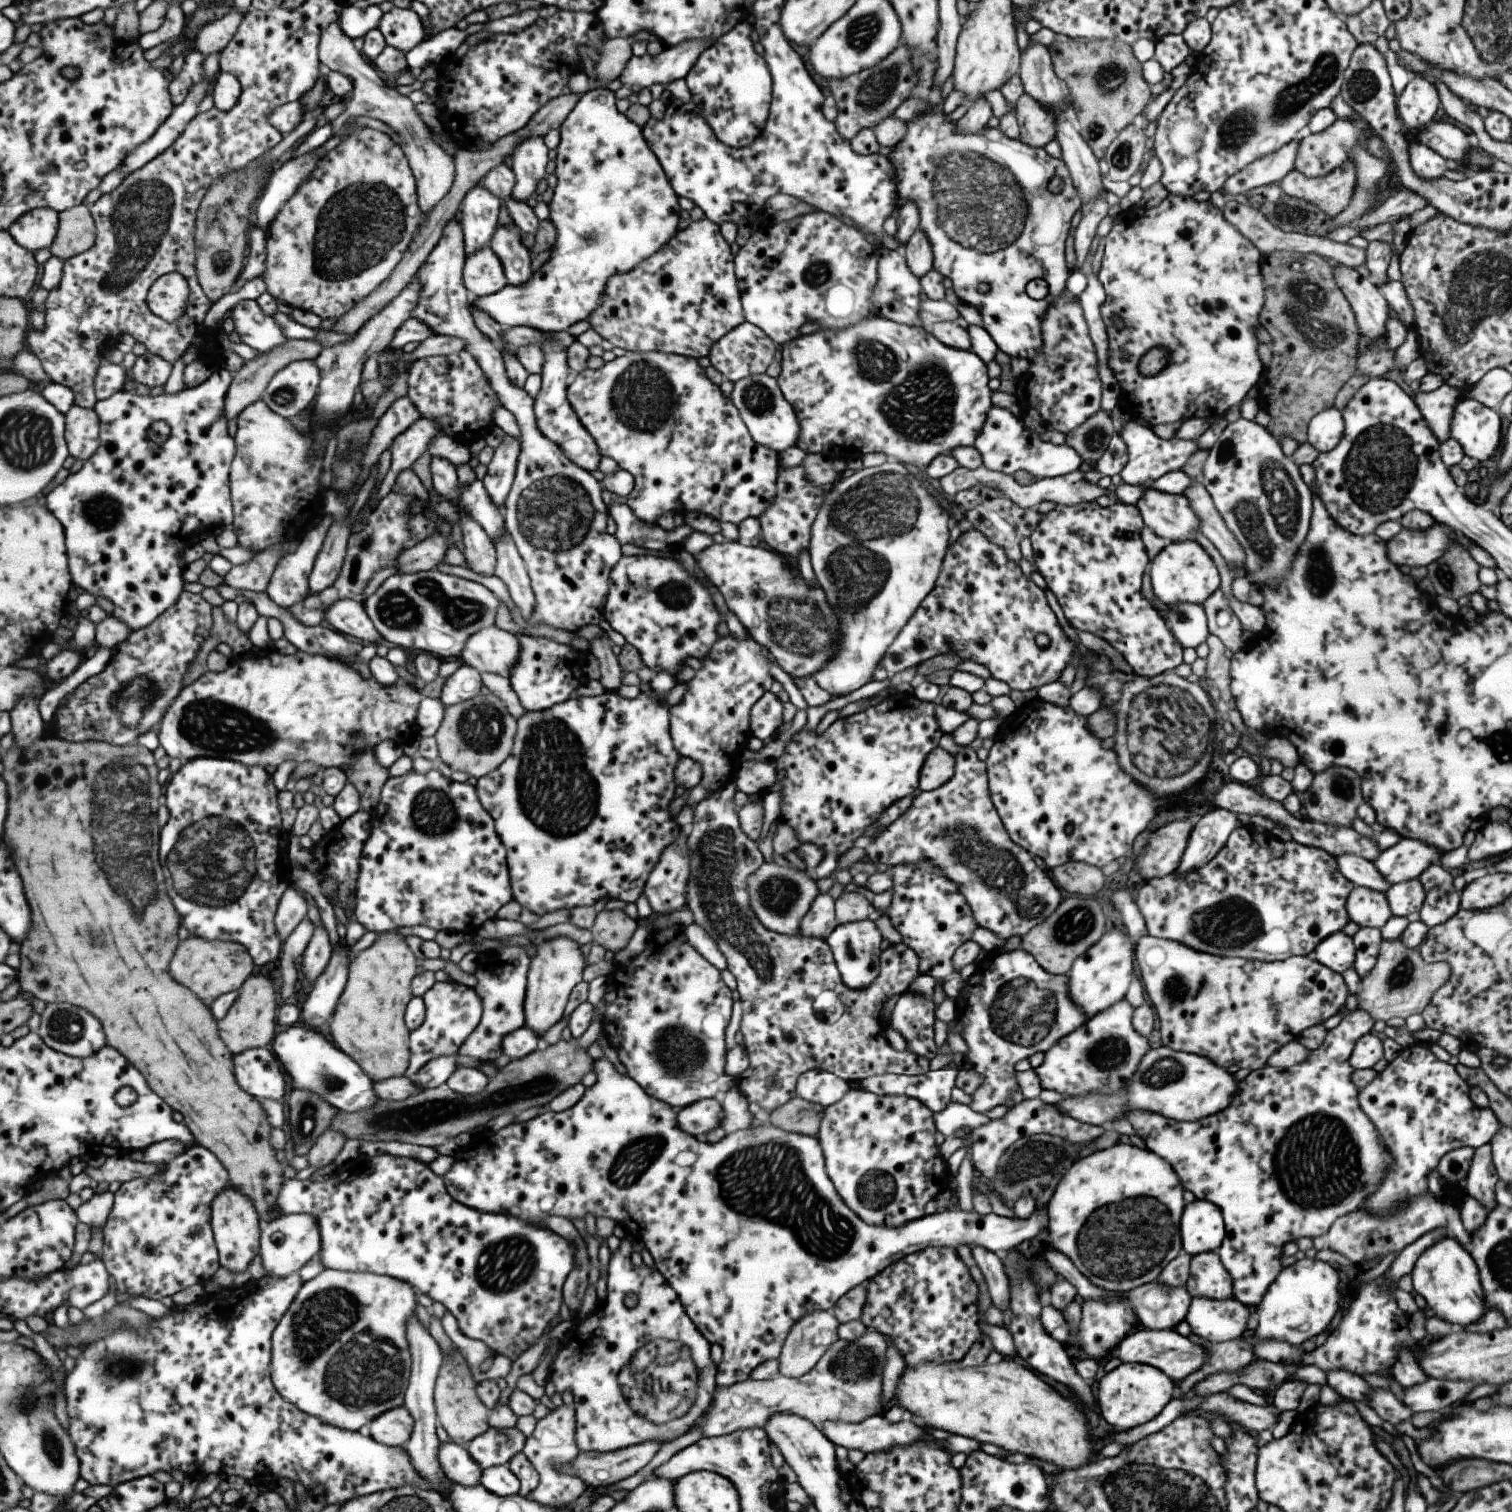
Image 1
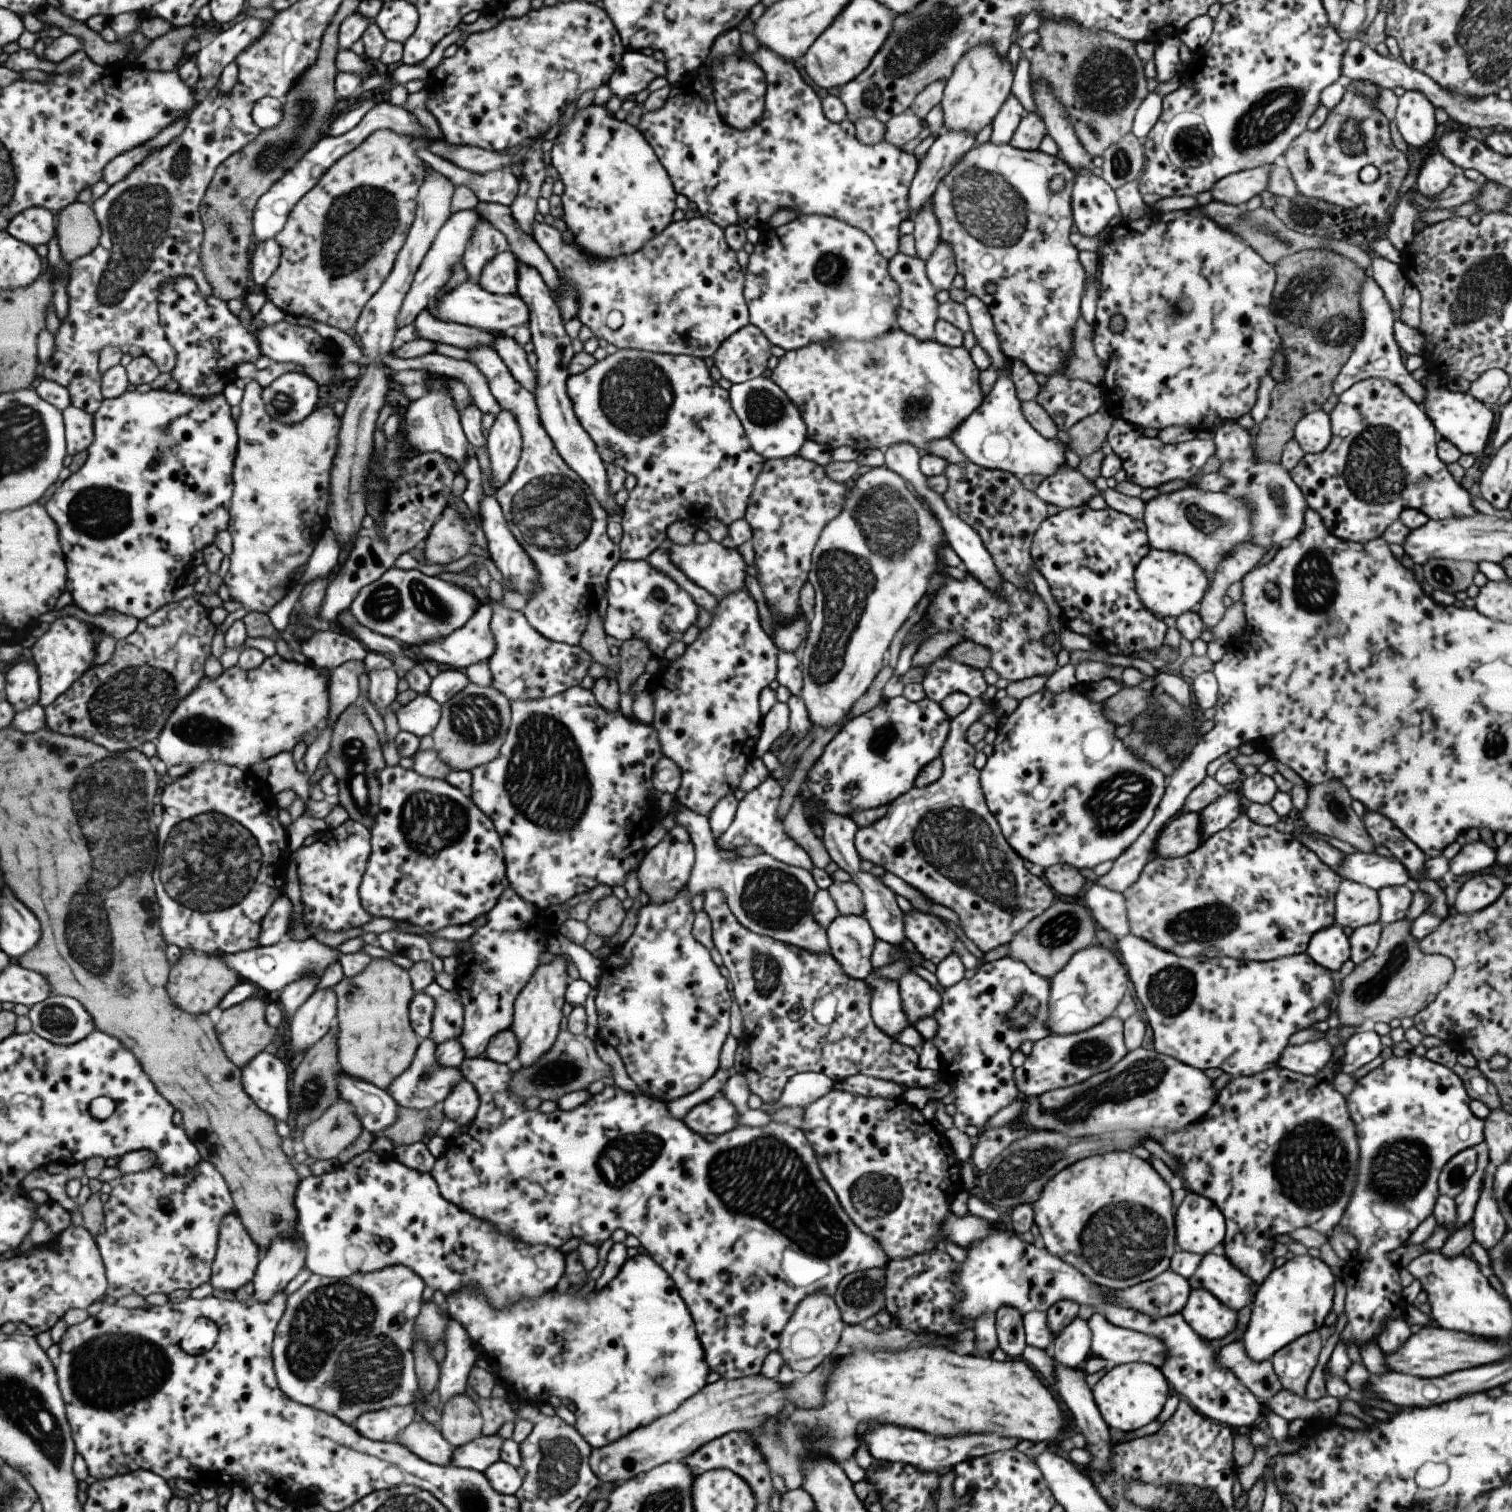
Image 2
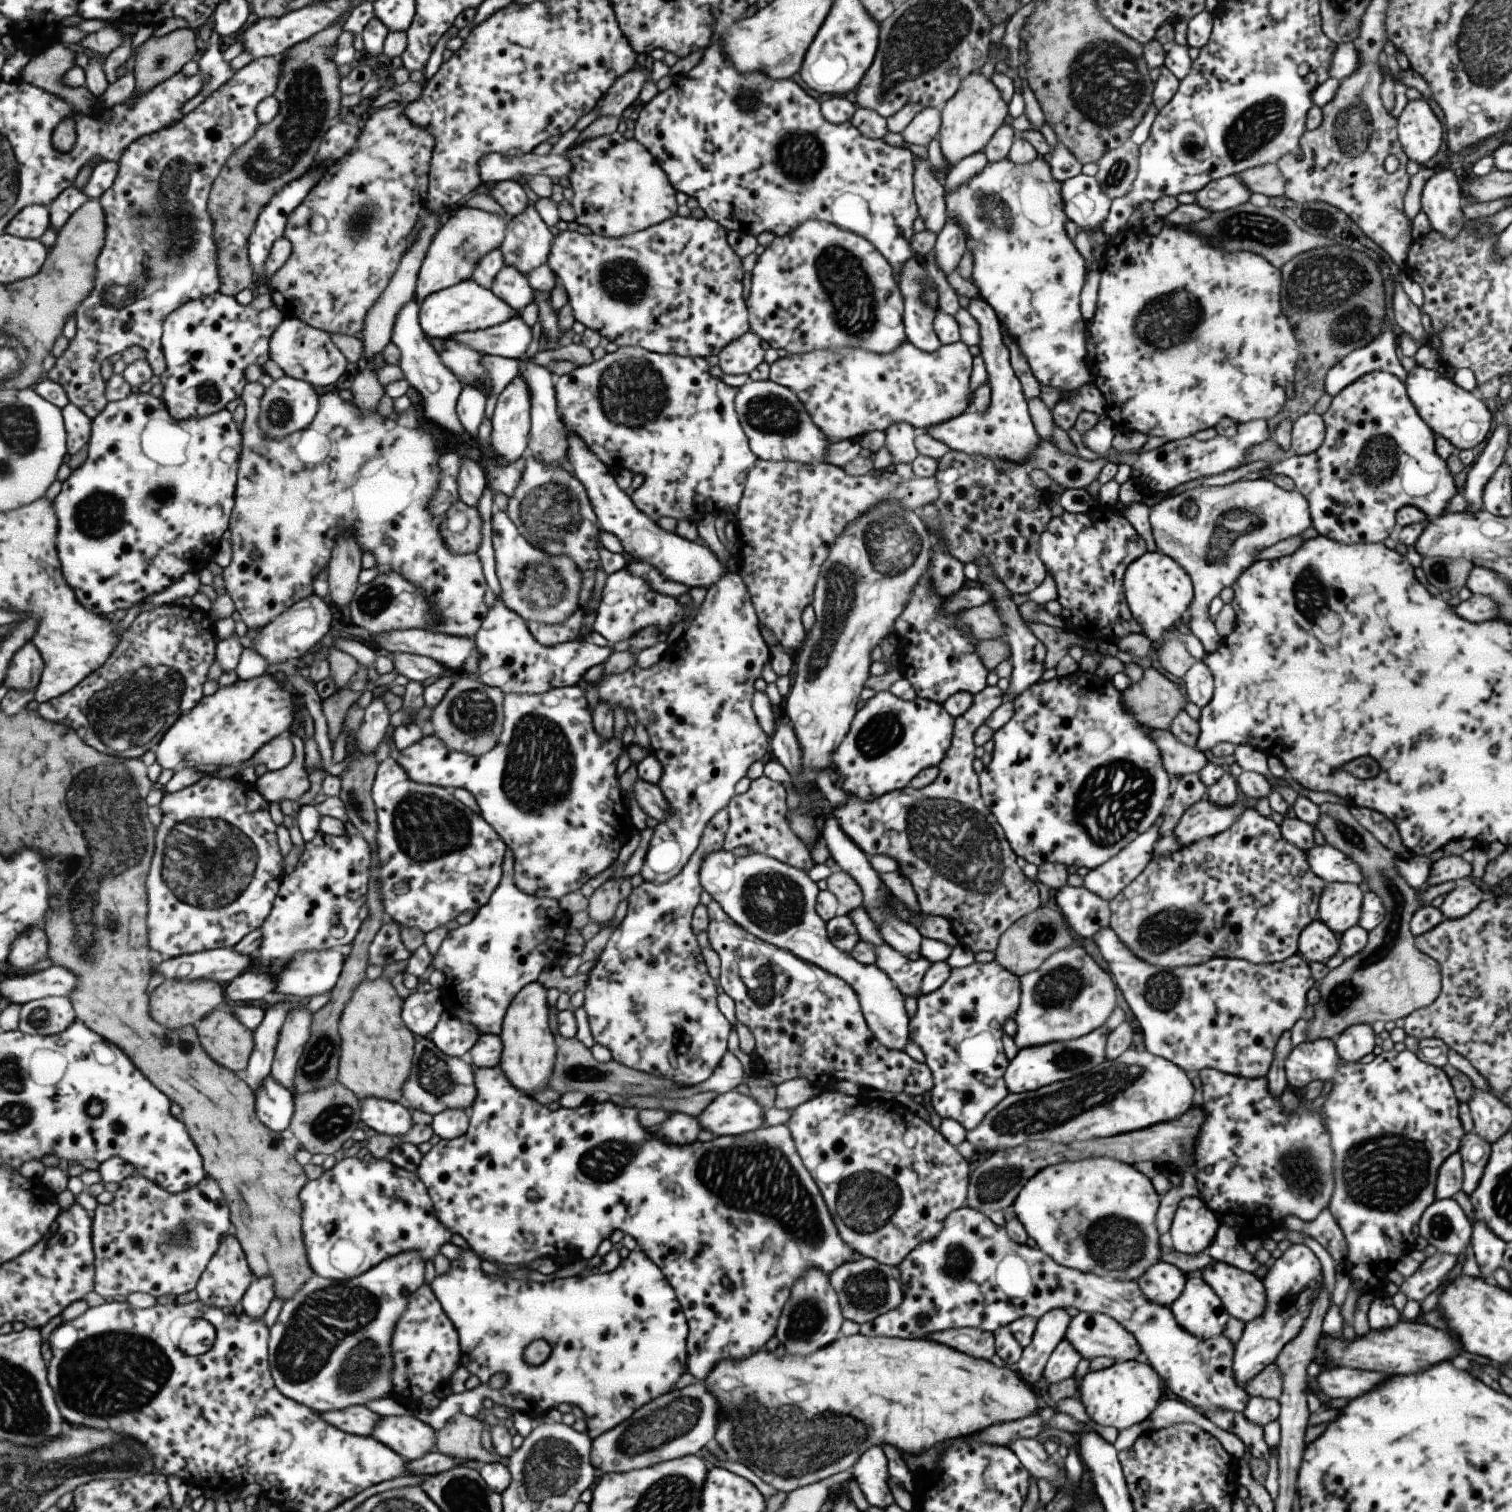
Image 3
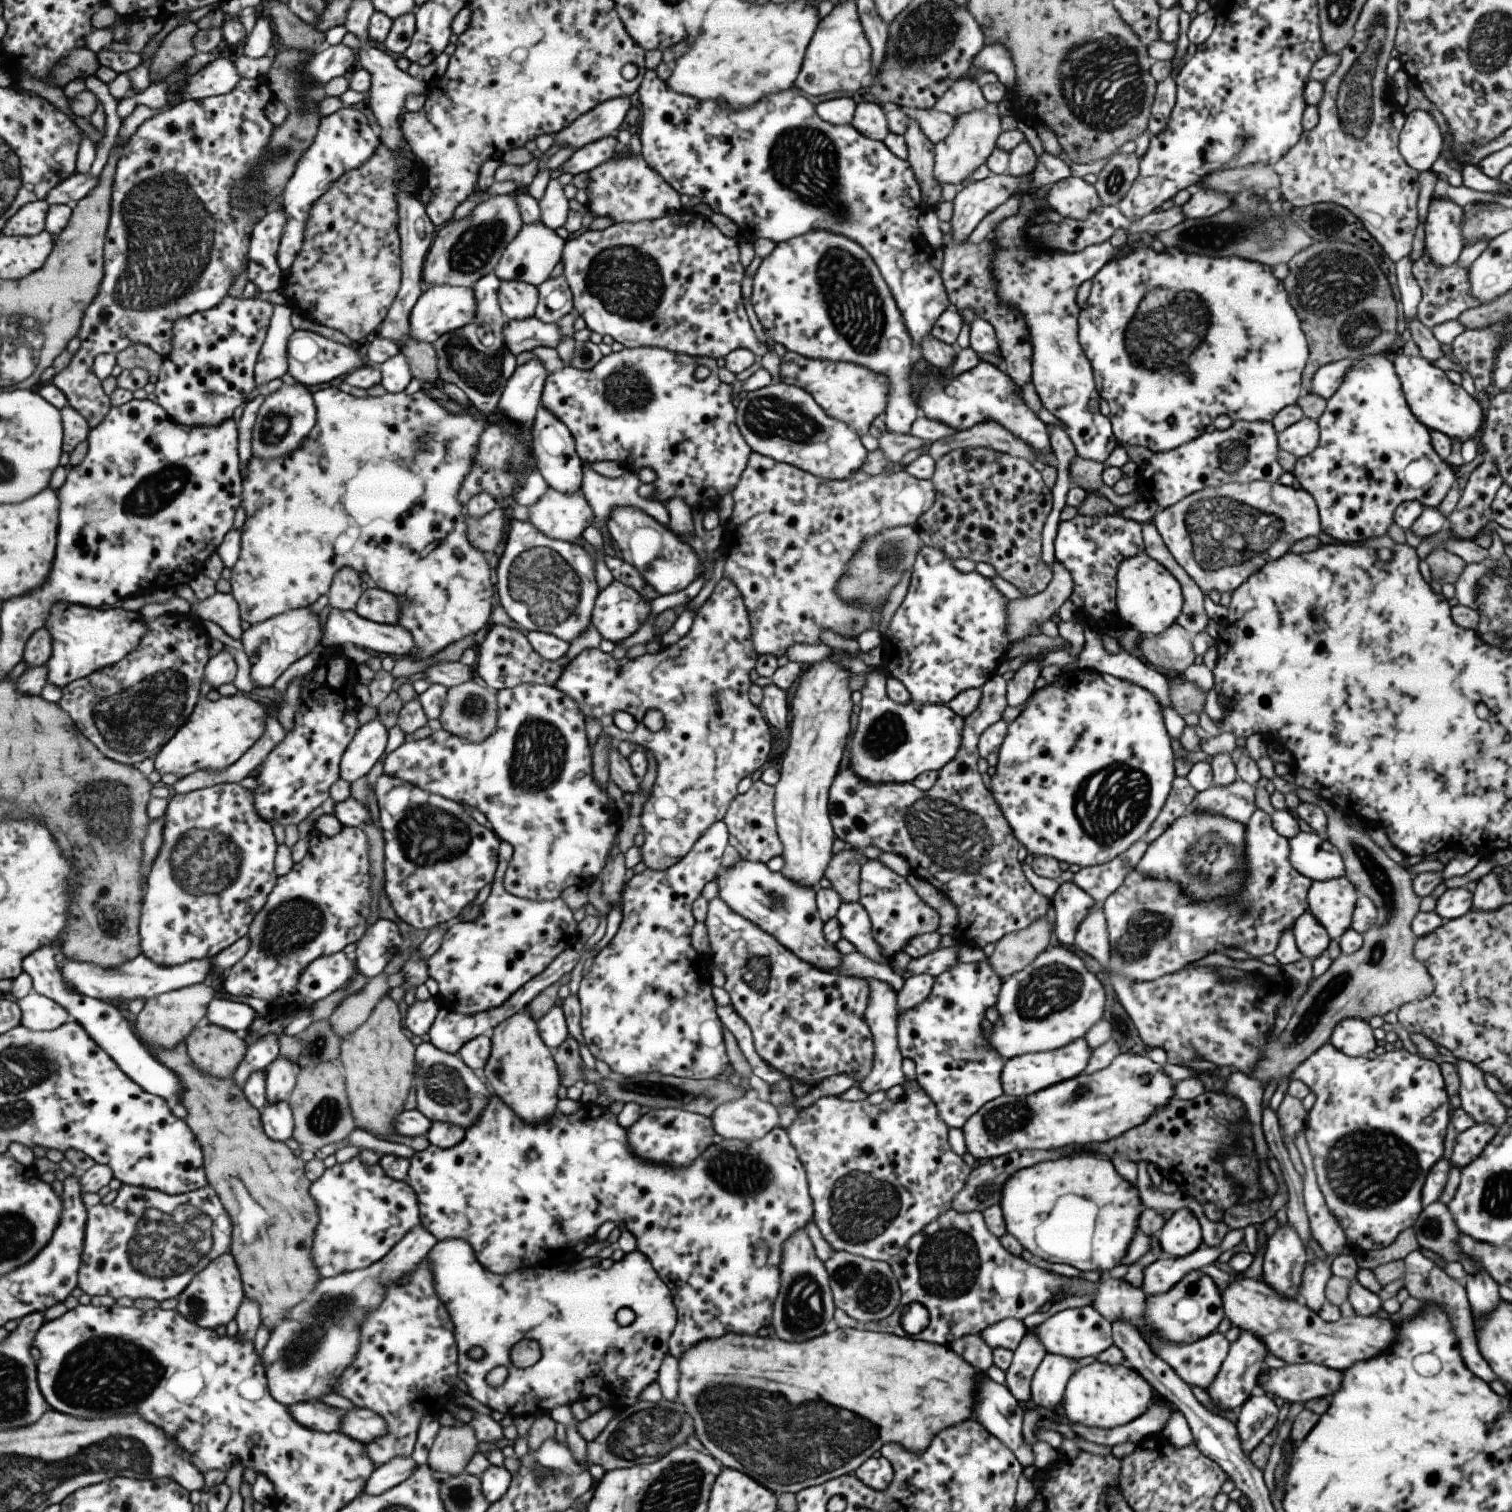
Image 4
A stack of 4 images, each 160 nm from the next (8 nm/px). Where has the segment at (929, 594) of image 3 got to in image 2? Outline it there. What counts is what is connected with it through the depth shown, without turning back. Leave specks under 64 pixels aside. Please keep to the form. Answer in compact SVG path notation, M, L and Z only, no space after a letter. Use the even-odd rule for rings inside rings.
M946 652L923 668L926 674L919 684L923 687L925 697L936 703L940 703L952 692L962 692L971 700L975 700L987 688L979 669L951 660Z

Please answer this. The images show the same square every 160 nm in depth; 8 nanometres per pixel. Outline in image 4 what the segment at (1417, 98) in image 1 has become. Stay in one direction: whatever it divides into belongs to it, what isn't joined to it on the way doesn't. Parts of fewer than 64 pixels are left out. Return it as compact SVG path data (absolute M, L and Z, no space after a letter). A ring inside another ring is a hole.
M1412 110L1406 114L1396 147L1407 166L1418 172L1430 170L1441 152L1441 144L1443 136L1428 112Z

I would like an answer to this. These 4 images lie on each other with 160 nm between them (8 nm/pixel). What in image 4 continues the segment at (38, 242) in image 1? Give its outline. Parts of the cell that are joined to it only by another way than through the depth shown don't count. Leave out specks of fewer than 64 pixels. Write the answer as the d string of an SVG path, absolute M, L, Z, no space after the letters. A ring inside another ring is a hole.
M35 201L23 206L2 230L2 234L16 237L32 237L46 229L50 202Z

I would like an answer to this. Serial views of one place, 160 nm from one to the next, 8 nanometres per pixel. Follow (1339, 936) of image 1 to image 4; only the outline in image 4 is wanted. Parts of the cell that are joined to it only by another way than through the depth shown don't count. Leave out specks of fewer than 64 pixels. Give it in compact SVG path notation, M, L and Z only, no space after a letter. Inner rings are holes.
M1308 910L1295 920L1290 931L1297 950L1308 959L1317 958L1329 946L1328 934Z

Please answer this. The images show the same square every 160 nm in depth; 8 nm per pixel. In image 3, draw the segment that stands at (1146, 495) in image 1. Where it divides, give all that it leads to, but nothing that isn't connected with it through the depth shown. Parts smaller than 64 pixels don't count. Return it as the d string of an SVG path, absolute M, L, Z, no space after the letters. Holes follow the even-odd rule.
M1263 478L1239 481L1223 486L1197 486L1177 495L1165 497L1148 507L1150 531L1157 551L1172 558L1192 582L1193 598L1188 606L1188 629L1201 642L1205 654L1218 650L1221 642L1214 624L1207 618L1209 602L1226 586L1231 586L1241 571L1253 564L1260 550L1298 535L1310 526L1310 512L1305 498L1295 489L1285 491Z

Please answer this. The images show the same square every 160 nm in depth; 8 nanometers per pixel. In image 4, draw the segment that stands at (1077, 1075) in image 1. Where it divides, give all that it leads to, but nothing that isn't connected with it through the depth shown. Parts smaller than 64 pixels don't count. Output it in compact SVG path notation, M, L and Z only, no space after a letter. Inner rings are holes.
M1079 1037L1073 1042L1069 1042L1069 1044L1056 1049L1014 1056L1003 1063L1000 1074L1002 1092L1005 1095L1014 1097L1027 1096L1058 1082L1073 1078L1087 1066L1091 1053L1092 1050L1085 1042L1085 1039Z

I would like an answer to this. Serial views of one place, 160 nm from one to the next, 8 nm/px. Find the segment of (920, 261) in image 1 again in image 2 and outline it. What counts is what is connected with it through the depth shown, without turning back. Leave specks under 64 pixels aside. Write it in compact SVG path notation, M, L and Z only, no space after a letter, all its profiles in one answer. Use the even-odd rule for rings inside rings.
M930 202L925 203L912 218L915 257L925 262L932 250L940 243L937 221L931 212Z

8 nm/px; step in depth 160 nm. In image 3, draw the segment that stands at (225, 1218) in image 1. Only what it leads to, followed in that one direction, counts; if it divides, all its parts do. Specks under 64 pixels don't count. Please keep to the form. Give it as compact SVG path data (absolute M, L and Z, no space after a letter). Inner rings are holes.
M235 1234L226 1236L221 1243L220 1249L216 1252L216 1256L212 1258L208 1268L205 1269L200 1278L196 1288L198 1300L207 1306L216 1306L231 1312L235 1304L242 1302L245 1293L248 1292L248 1288L252 1285L254 1279L255 1274L251 1270L247 1254L240 1239Z

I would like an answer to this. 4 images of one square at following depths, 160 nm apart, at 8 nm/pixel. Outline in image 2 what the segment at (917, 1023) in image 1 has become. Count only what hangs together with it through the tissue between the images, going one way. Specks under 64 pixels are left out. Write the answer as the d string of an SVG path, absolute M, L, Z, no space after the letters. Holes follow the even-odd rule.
M913 972L906 973L898 981L900 1005L906 1016L908 1026L921 1020L923 1017L931 1017L940 1007L940 995L924 979Z

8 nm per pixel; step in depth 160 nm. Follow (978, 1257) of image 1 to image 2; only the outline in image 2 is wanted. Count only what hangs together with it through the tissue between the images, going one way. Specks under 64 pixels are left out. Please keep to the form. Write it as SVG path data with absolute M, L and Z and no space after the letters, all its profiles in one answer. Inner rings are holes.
M1000 1306L994 1314L994 1327L998 1348L1009 1359L1021 1358L1021 1351L1026 1342L1020 1312L1012 1306Z

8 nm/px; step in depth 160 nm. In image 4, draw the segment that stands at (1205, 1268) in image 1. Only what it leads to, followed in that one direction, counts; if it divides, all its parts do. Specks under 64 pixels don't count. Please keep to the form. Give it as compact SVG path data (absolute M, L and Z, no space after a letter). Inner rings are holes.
M1241 1276L1230 1282L1223 1290L1219 1290L1219 1294L1224 1316L1229 1319L1230 1324L1260 1338L1268 1353L1280 1358L1287 1365L1315 1363L1338 1371L1345 1370L1353 1366L1355 1360L1367 1360L1371 1356L1375 1358L1377 1354L1381 1354L1381 1350L1387 1350L1387 1346L1391 1346L1394 1342L1396 1324L1392 1320L1379 1318L1376 1315L1368 1317L1343 1315L1337 1320L1324 1319L1300 1299L1281 1297L1271 1290L1261 1278L1252 1279Z

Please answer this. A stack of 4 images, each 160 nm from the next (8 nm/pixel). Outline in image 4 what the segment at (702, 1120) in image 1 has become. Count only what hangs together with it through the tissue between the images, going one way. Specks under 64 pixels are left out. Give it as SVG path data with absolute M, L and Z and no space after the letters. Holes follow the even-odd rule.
M744 1094L732 1101L724 1102L711 1113L710 1121L715 1134L722 1139L739 1139L756 1141L768 1133L773 1127L779 1126L778 1110L769 1102L763 1102L753 1094Z

